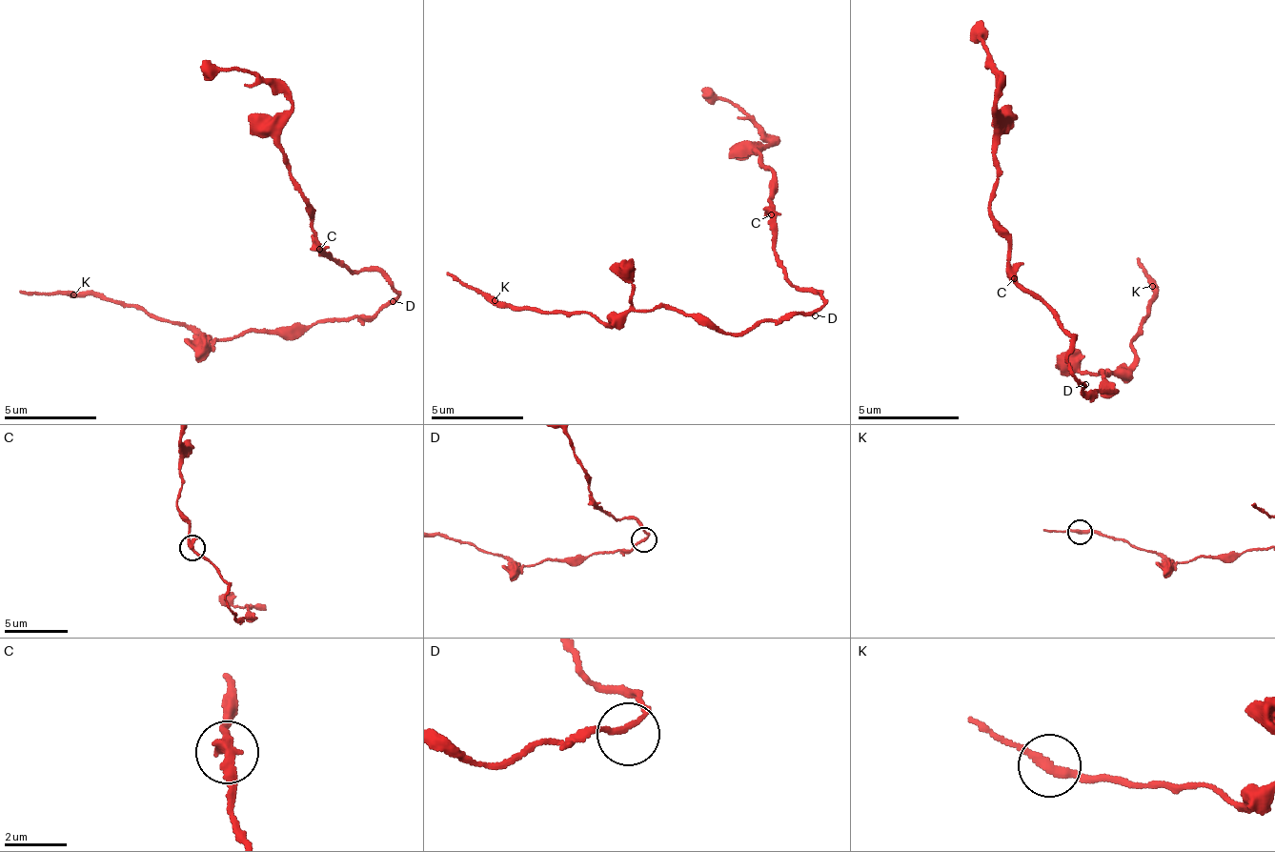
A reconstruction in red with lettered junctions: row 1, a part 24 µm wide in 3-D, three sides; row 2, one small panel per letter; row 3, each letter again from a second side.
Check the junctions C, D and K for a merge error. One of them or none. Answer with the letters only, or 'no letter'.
no letter

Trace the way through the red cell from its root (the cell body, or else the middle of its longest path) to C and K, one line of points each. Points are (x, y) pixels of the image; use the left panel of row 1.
C: (392, 298), (395, 295), (394, 288), (376, 270), (350, 270), (332, 258), (330, 253), (318, 248)
K: (392, 298), (374, 314), (213, 339), (200, 339), (192, 327), (155, 321), (133, 305), (73, 294)

